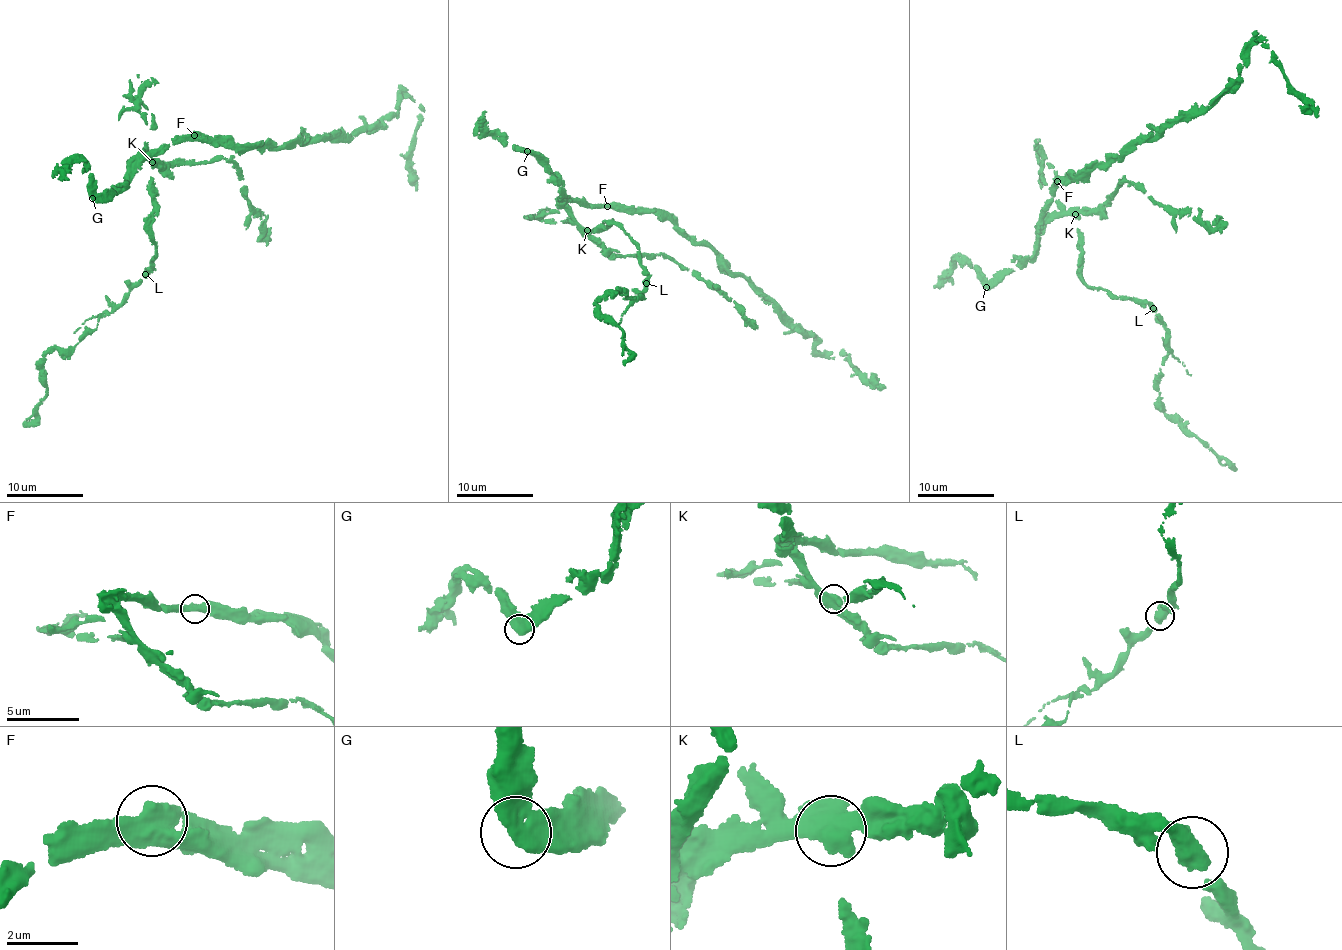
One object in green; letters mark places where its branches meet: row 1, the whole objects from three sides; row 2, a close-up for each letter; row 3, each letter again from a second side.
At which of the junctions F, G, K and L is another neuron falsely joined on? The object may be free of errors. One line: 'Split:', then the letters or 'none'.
Split: none

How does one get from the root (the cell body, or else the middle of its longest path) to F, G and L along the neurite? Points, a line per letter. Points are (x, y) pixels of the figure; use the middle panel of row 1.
F: (594, 205), (606, 205)
G: (594, 205), (582, 205), (568, 198), (553, 183), (542, 159), (528, 151)
L: (594, 205), (570, 202), (569, 212), (589, 231), (613, 222), (620, 228), (639, 249), (645, 283)

